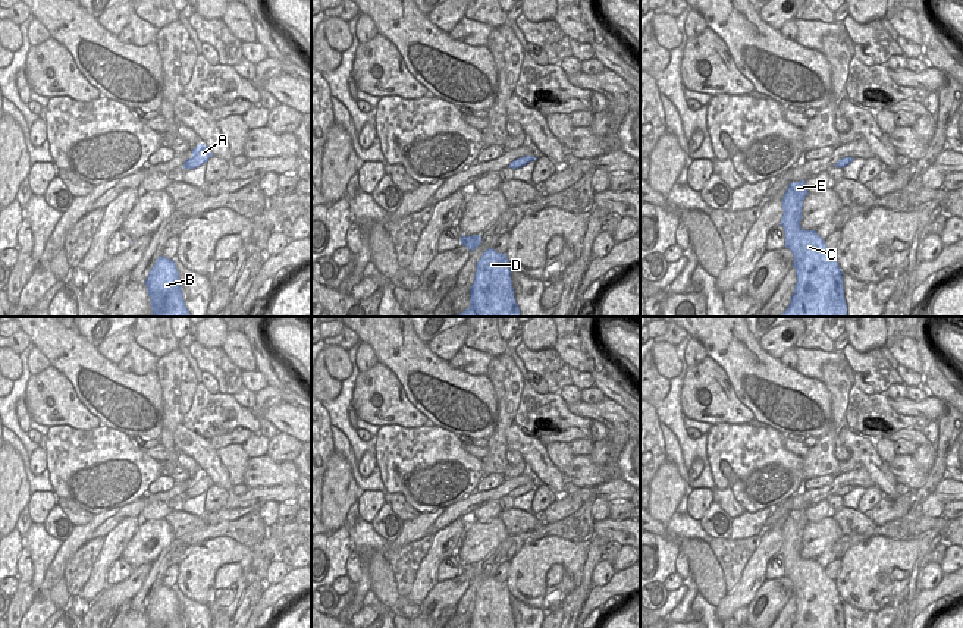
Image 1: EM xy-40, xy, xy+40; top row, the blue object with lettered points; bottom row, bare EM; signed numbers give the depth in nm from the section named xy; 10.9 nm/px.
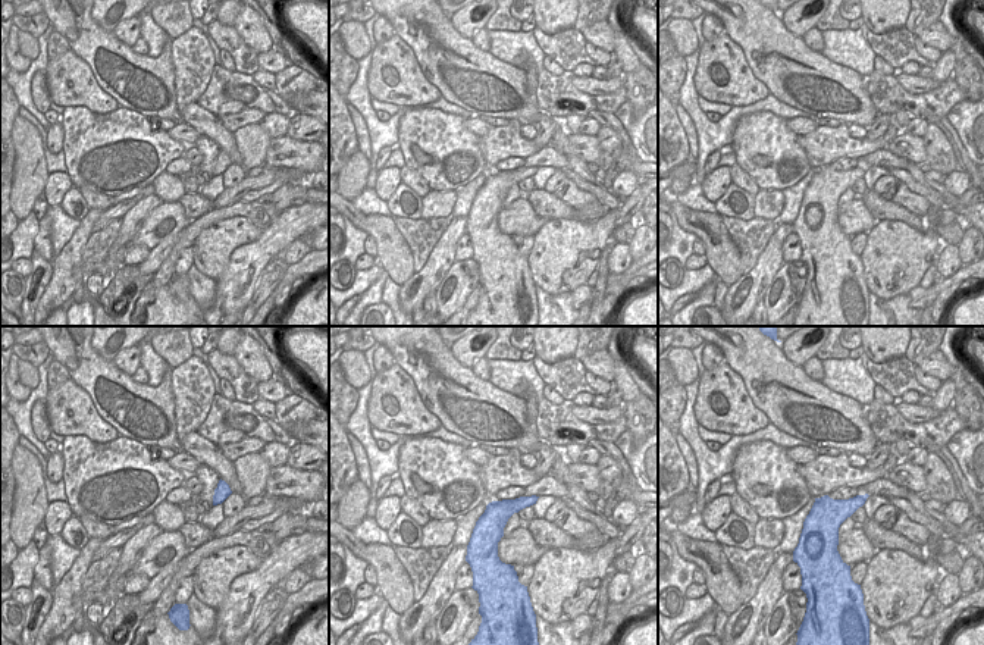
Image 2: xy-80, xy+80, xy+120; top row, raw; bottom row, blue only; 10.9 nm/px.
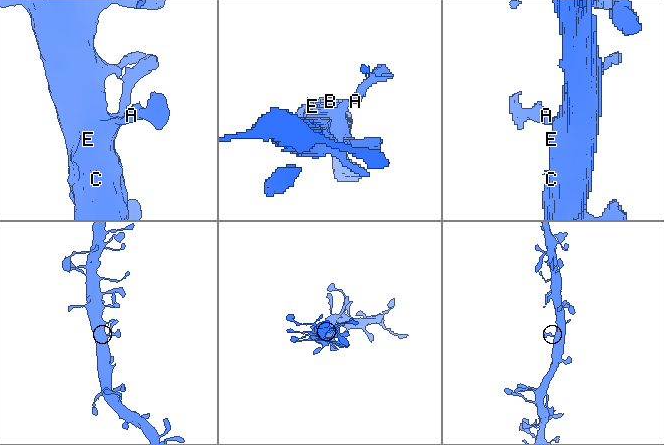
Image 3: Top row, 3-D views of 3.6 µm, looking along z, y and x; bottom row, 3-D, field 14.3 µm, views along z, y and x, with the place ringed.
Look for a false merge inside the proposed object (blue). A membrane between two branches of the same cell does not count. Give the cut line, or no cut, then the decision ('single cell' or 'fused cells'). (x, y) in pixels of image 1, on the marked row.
no cut; single cell

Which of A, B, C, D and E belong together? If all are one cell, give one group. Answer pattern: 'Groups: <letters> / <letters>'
Groups: A B C D E

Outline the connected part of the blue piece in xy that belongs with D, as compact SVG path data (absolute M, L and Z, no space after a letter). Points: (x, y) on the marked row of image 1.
M483 252L470 288L470 307L454 317L520 317L506 252Z

